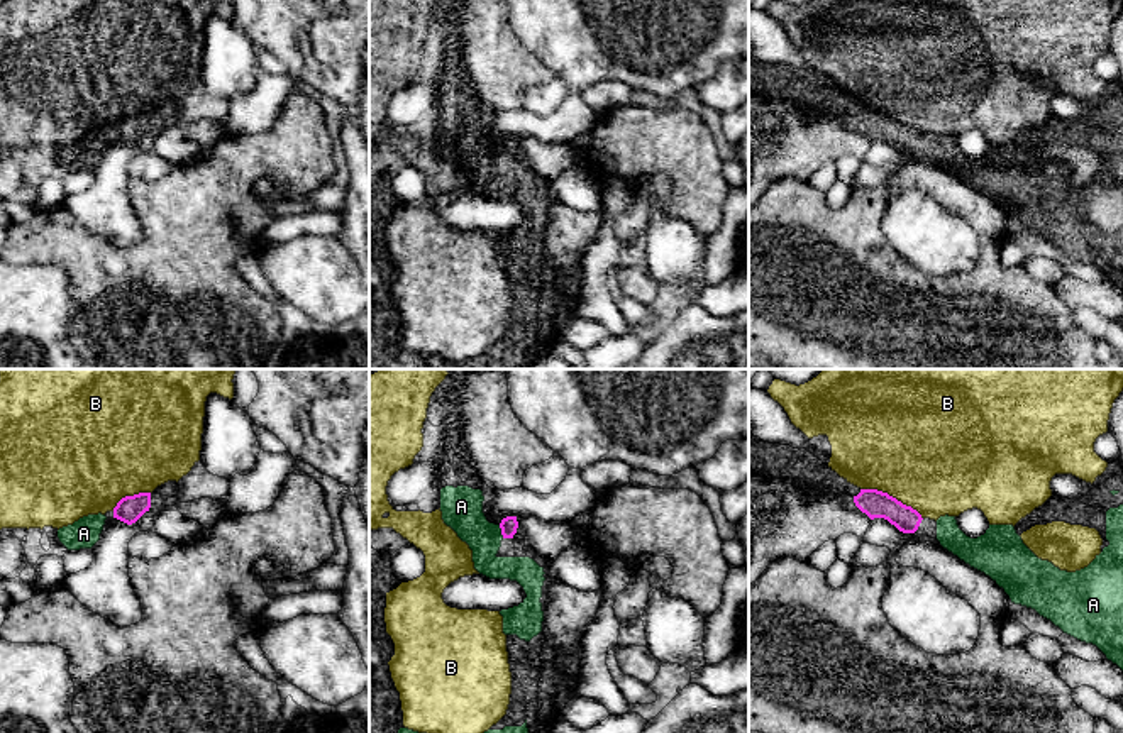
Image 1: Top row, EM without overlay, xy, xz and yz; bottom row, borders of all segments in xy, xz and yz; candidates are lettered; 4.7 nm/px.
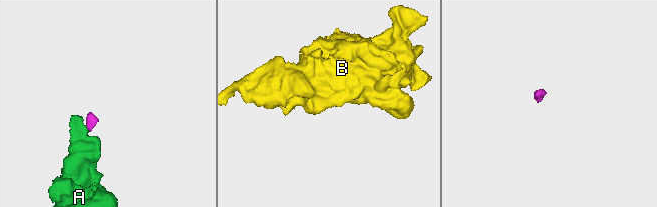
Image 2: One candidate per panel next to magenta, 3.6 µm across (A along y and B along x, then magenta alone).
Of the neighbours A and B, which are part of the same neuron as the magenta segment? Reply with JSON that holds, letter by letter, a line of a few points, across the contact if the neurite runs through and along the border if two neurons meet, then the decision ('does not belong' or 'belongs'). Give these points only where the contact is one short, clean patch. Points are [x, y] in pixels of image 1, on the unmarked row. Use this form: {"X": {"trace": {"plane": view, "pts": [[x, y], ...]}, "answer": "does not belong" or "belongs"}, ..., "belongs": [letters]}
{"A": {"trace": {"plane": "xz", "pts": [[508, 146], [502, 153], [486, 153], [461, 127]]}, "answer": "belongs"}, "B": {"trace": {"plane": "yz", "pts": [[861, 109], [886, 112], [910, 126], [922, 139]]}, "answer": "does not belong"}, "belongs": ["A"]}

